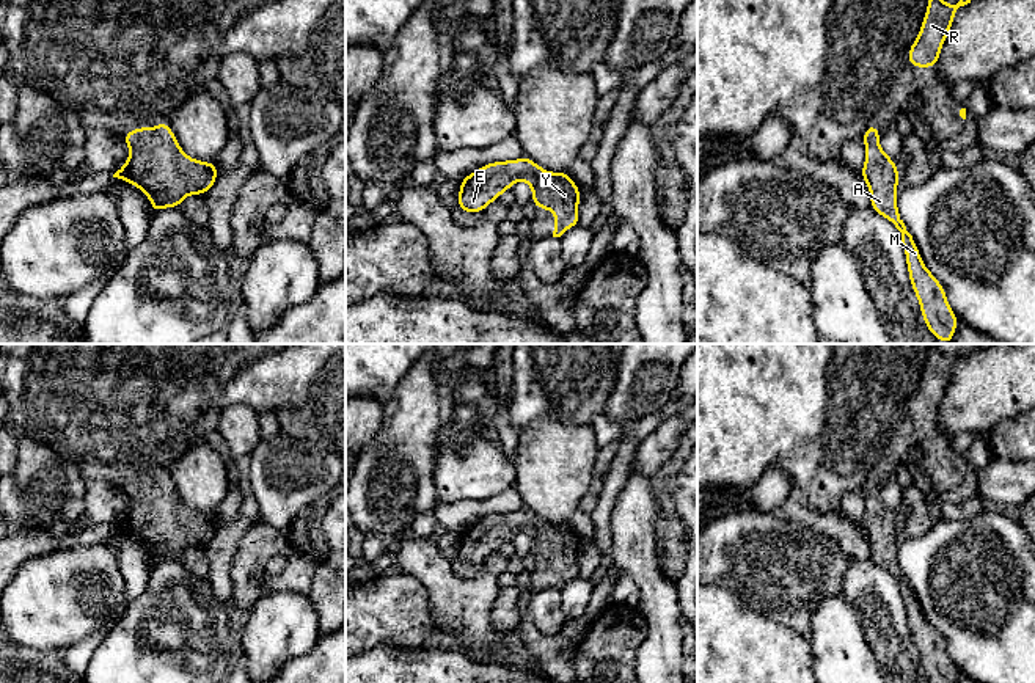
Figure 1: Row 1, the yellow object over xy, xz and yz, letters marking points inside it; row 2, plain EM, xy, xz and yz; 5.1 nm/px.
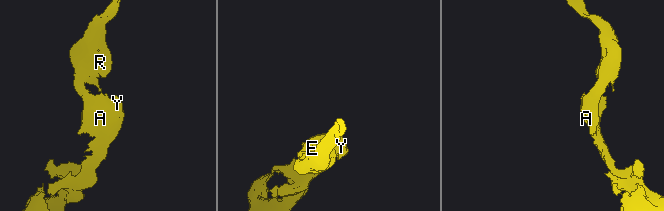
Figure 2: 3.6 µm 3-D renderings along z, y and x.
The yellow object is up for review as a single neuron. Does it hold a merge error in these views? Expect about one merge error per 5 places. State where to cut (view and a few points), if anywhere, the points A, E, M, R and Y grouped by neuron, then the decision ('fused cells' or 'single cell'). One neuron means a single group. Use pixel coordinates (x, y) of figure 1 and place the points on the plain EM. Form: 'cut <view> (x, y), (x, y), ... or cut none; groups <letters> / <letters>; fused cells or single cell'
cut none; groups A E M R Y; single cell

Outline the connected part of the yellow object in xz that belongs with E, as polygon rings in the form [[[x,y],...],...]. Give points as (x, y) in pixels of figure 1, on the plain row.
[[[526,507],[517,512],[490,513],[460,531],[457,559],[466,565],[481,565],[518,532],[531,537],[531,554],[537,561],[554,564],[553,589],[561,589],[567,581],[580,576],[581,543],[569,523],[547,523]]]

